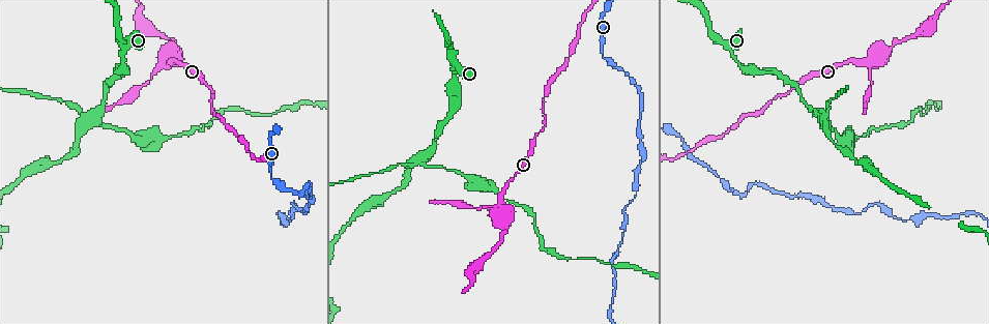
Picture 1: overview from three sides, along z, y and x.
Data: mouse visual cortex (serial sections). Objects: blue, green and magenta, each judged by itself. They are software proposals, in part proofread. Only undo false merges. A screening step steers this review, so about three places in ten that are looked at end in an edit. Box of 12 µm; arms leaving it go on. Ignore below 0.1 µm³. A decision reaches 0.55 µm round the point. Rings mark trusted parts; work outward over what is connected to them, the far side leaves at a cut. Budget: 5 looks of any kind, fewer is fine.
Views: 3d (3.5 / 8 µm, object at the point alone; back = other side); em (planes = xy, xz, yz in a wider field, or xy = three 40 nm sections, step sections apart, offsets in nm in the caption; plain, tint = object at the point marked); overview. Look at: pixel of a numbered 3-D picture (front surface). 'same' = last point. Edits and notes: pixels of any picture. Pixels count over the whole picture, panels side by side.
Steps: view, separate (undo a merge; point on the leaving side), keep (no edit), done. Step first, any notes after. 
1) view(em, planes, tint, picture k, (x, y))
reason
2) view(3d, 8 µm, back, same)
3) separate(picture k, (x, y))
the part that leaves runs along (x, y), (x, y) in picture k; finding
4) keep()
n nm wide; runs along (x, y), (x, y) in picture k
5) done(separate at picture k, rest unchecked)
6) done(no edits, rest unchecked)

view(3d, 3.5 µm, picture 1, (740, 65))
abrupt turn

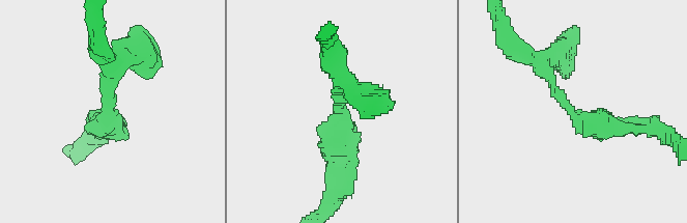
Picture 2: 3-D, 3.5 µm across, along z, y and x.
keep()
arms of 200, 250 nm; runs along (552, 57), (544, 70), (573, 114), (634, 127) in picture 2; continuous, no second cell

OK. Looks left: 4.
view(3d, 8 µm, picture 1, (868, 207))
sharp bend

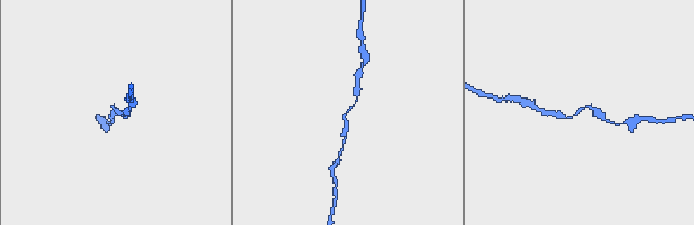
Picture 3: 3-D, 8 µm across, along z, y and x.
view(em, planes, tint, picture 3, (115, 109))
need the tissue

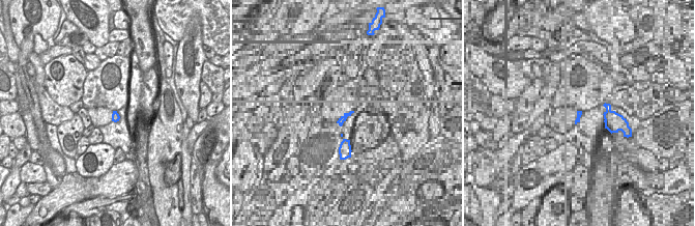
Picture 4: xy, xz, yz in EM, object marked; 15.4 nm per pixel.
keep()
arms of 200, 250 nm; runs along (357, 87), (356, 101), (345, 113), (345, 135) in picture 3; one cell here

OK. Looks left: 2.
done(no edits, rest unchecked)

